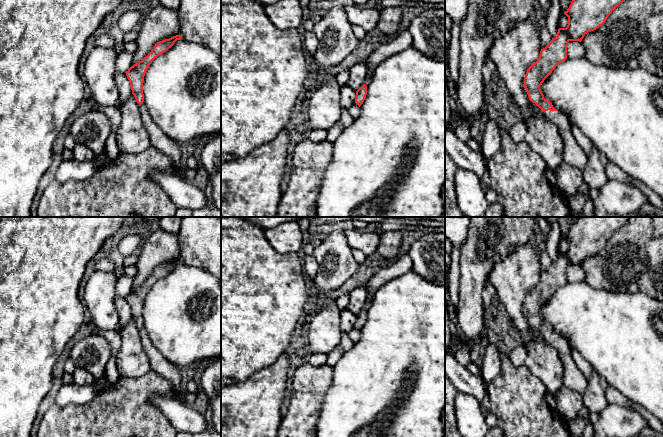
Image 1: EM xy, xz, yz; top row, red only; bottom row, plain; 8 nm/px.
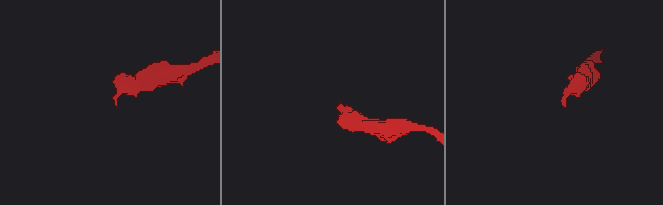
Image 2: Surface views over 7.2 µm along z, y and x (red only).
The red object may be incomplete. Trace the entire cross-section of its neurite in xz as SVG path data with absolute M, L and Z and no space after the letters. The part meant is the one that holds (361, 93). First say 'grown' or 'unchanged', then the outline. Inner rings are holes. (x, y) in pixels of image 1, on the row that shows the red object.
grown; M368 74L366 76L366 79L364 81L364 84L356 91L356 98L355 98L355 103L360 107L367 95L367 86L370 84L372 80L372 74Z

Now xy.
grown; M181 35L173 36L169 39L158 42L151 52L141 61L131 66L126 72L126 76L130 82L132 94L140 106L140 115L142 117L143 125L145 126L149 137L151 146L157 148L162 153L166 154L173 162L174 171L177 175L181 173L181 150L177 142L166 135L151 118L144 102L143 82L145 73L152 63L162 53L171 48L177 40L180 40Z

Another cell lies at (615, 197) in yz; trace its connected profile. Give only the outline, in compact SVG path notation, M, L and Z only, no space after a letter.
M607 180L594 200L596 217L607 217L616 214L624 217L636 212L643 204L649 202L638 188L615 180Z

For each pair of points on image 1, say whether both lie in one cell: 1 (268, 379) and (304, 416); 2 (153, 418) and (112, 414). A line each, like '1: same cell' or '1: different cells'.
1: different cells
2: same cell

